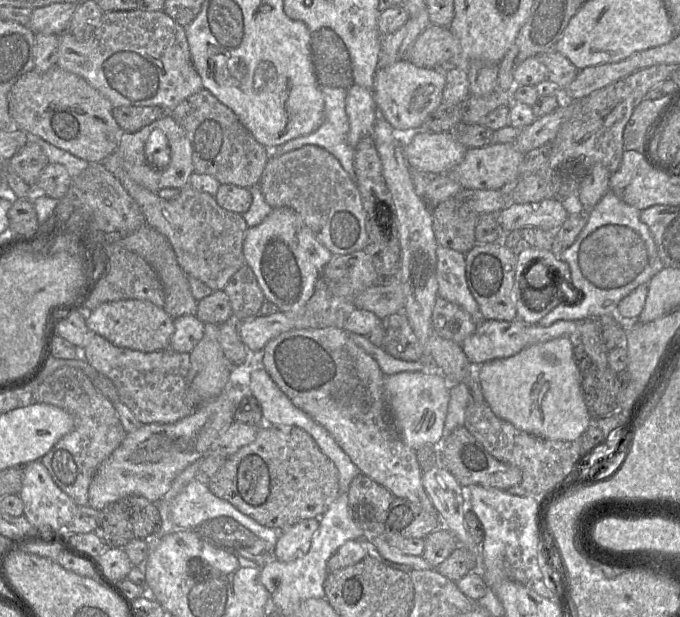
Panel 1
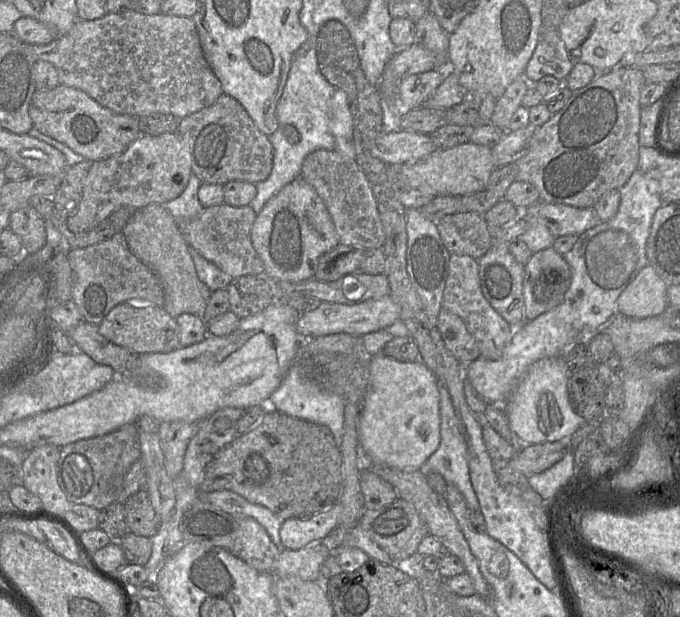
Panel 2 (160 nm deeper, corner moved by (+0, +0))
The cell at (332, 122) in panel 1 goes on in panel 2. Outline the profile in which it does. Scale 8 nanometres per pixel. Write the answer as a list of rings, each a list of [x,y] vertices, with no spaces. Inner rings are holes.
[[[310,35],[295,52],[288,78],[277,104],[278,129],[269,137],[274,149],[273,168],[269,177],[256,183],[257,195],[250,206],[258,214],[264,205],[284,186],[298,178],[305,158],[319,149],[334,150],[335,139],[329,128],[329,100],[335,88],[319,70]]]

